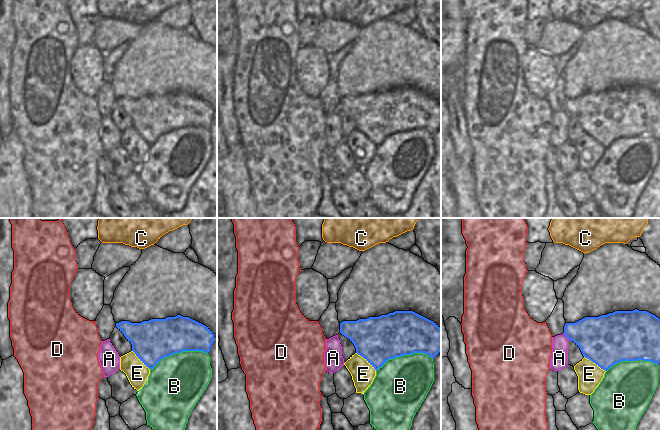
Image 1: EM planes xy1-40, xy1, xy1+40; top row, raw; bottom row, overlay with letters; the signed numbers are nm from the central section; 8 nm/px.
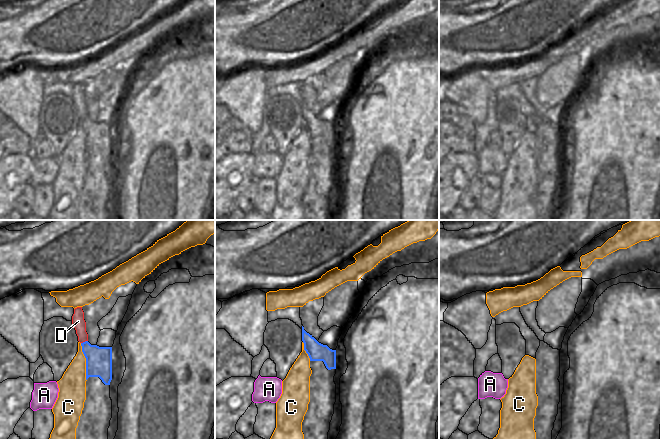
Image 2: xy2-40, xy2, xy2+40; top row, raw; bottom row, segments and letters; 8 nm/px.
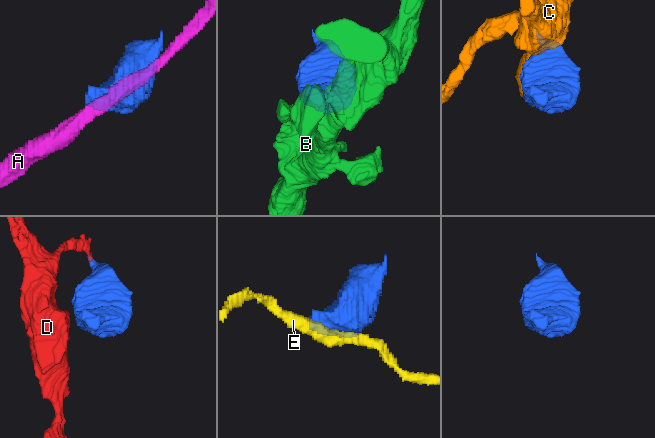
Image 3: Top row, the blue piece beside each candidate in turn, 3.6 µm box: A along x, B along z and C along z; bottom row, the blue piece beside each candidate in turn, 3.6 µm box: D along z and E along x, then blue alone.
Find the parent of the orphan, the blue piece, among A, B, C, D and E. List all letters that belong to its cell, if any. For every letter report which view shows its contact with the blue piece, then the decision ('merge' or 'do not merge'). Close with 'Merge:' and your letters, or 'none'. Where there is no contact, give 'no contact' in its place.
A: xy1+40 | do not merge
B: xy1 | do not merge
C: xy2-40 | do not merge
D: xy2-40 | merge
E: xy1 | do not merge
Merge: D

